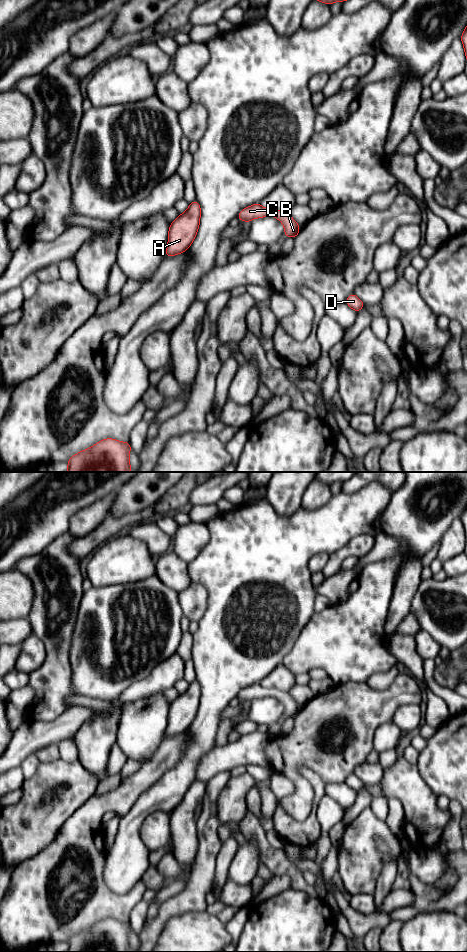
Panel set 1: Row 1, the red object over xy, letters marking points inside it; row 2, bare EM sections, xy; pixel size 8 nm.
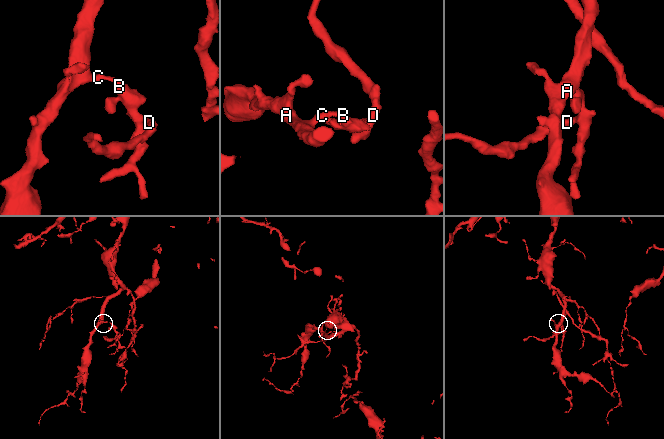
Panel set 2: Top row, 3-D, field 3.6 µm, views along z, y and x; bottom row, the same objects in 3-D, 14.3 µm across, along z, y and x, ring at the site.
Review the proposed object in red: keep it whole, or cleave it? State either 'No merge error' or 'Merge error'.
No merge error

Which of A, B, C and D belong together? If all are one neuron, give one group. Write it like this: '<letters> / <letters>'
A B C D

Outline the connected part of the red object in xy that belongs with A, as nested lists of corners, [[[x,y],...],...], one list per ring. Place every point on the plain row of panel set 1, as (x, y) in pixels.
[[[195,680],[183,694],[170,703],[165,737],[183,733],[191,726],[198,712],[200,696],[200,685]]]

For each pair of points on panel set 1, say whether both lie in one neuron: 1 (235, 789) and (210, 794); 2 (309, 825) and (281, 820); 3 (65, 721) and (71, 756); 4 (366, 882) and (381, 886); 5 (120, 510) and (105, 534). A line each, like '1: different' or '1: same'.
1: different
2: same
3: different
4: different
5: different

